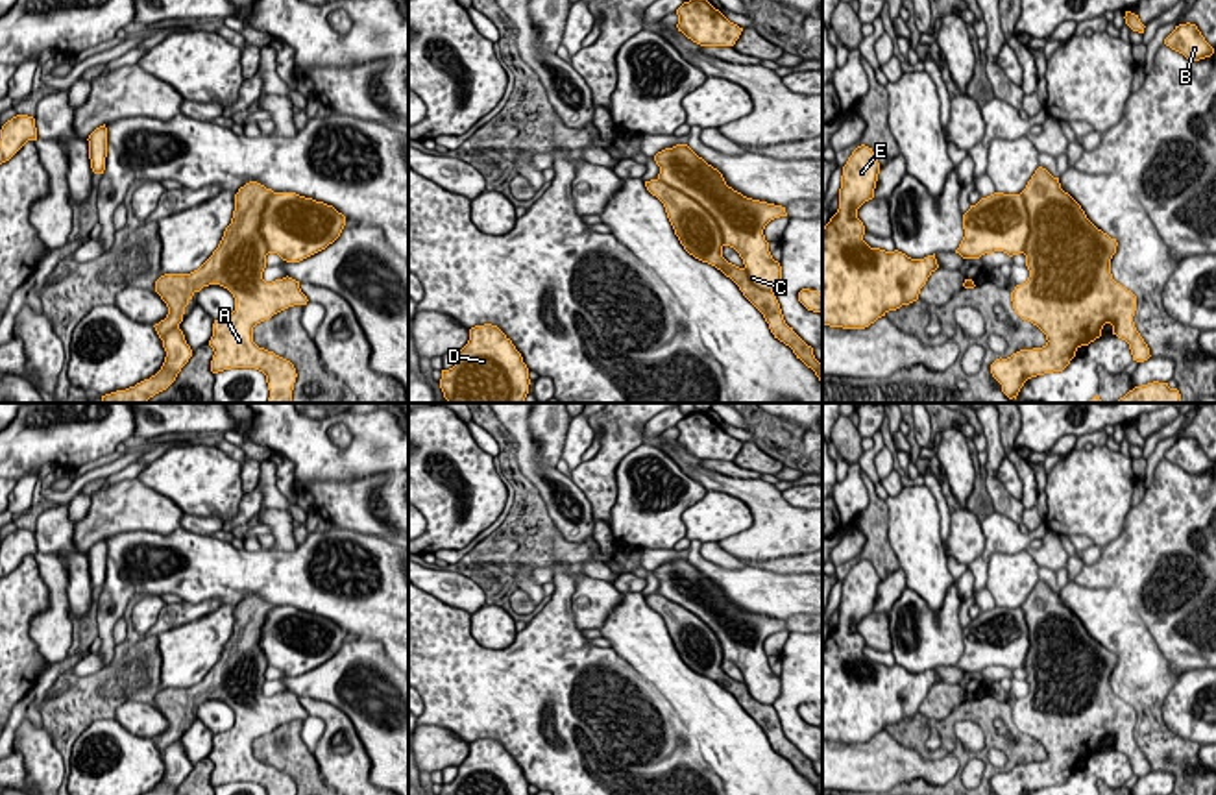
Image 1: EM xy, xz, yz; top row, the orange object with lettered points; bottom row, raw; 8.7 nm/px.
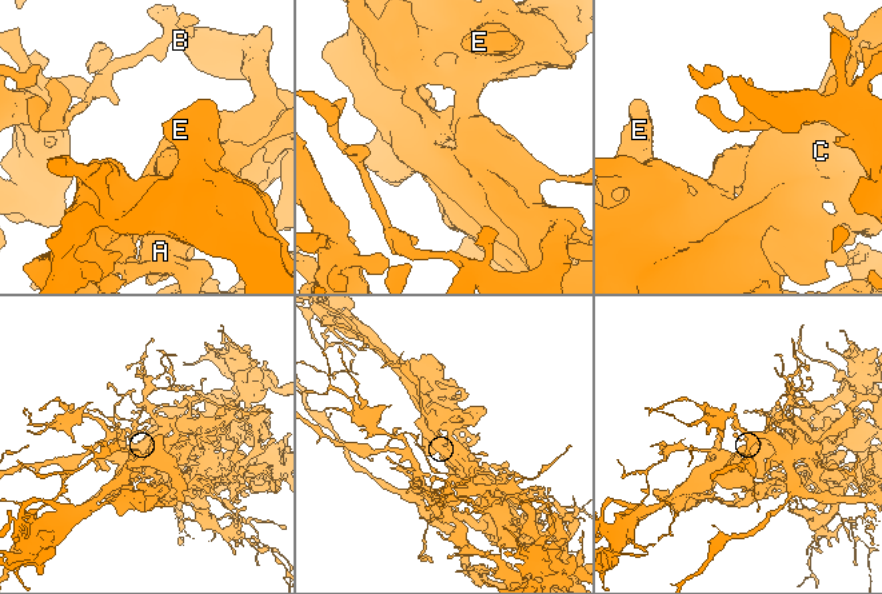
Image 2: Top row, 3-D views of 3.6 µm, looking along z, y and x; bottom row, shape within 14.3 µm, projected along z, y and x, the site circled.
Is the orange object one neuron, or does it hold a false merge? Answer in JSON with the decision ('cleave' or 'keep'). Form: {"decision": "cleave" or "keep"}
{"decision": "cleave"}

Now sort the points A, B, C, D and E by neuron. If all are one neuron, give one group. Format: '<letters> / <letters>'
A / B C D E

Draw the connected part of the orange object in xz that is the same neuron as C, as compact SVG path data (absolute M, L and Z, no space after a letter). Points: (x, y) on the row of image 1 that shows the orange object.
M687 144L654 155L658 179L693 198L719 224L724 246L743 259L750 281L772 290L782 281L782 266L772 259L765 226L787 216L785 207L752 200L726 185L723 174L699 157Z

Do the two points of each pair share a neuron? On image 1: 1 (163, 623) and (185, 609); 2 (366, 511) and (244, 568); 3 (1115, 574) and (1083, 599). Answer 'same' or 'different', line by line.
1: same
2: different
3: different

